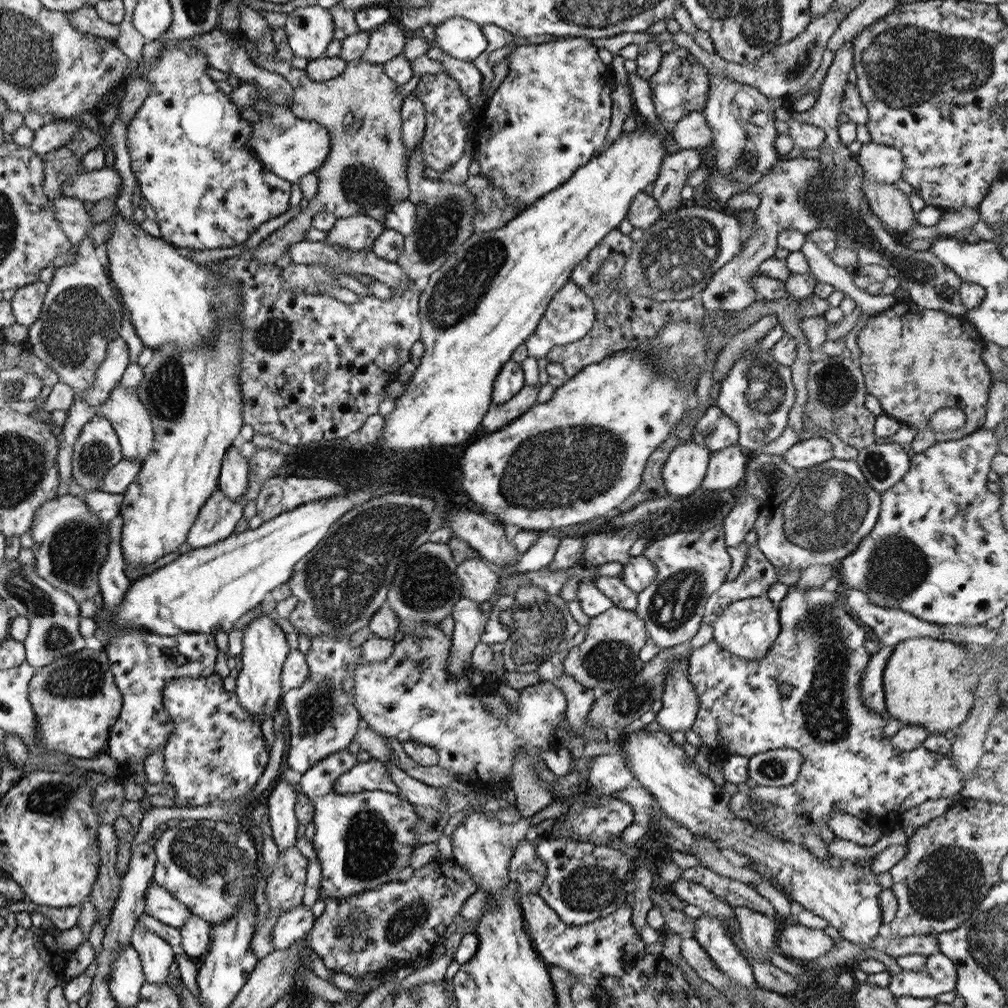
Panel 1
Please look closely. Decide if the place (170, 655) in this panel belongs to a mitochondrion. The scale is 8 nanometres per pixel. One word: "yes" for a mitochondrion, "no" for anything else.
no

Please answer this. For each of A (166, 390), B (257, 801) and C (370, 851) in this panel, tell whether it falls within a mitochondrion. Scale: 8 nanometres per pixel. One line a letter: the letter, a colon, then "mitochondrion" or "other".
A: mitochondrion
B: other
C: mitochondrion

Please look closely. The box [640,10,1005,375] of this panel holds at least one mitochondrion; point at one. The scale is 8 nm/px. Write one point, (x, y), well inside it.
(908, 63)

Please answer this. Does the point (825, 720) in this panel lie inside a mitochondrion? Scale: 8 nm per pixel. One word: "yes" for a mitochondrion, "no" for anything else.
yes

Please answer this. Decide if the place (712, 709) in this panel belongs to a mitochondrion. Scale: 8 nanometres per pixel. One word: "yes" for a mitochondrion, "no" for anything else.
no

